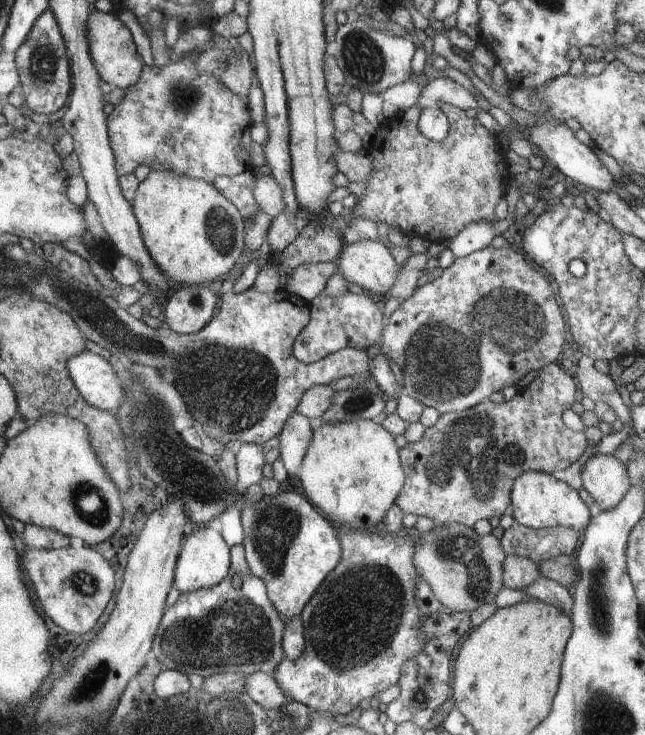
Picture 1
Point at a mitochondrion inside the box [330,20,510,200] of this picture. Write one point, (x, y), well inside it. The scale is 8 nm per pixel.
(363, 59)

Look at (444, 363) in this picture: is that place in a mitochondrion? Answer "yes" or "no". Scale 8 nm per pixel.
yes

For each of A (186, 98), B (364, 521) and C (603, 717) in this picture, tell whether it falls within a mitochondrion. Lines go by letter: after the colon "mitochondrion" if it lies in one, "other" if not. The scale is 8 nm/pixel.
A: mitochondrion
B: other
C: mitochondrion

